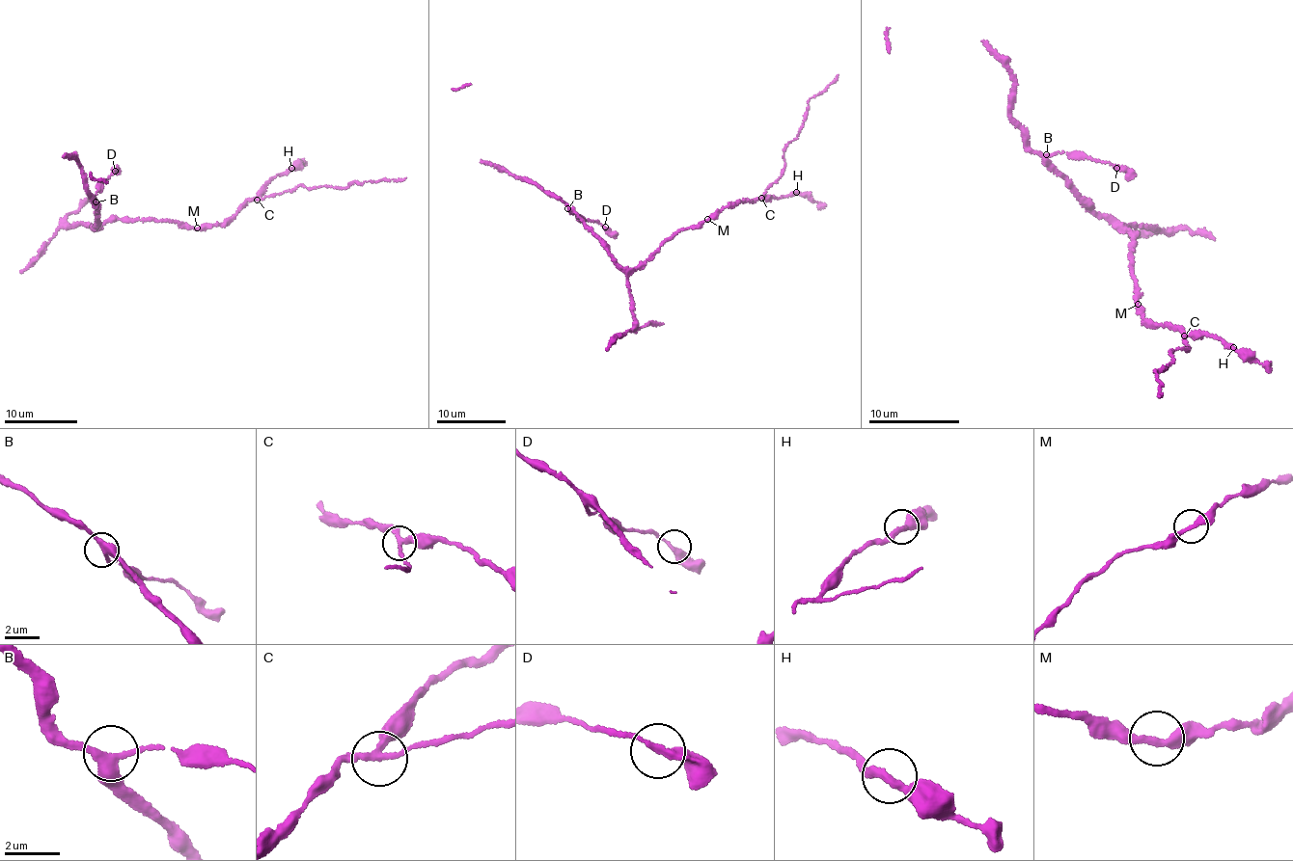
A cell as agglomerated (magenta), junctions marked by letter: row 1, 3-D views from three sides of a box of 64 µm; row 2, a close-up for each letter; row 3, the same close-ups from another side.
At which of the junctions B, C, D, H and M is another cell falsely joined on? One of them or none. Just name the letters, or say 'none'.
C

